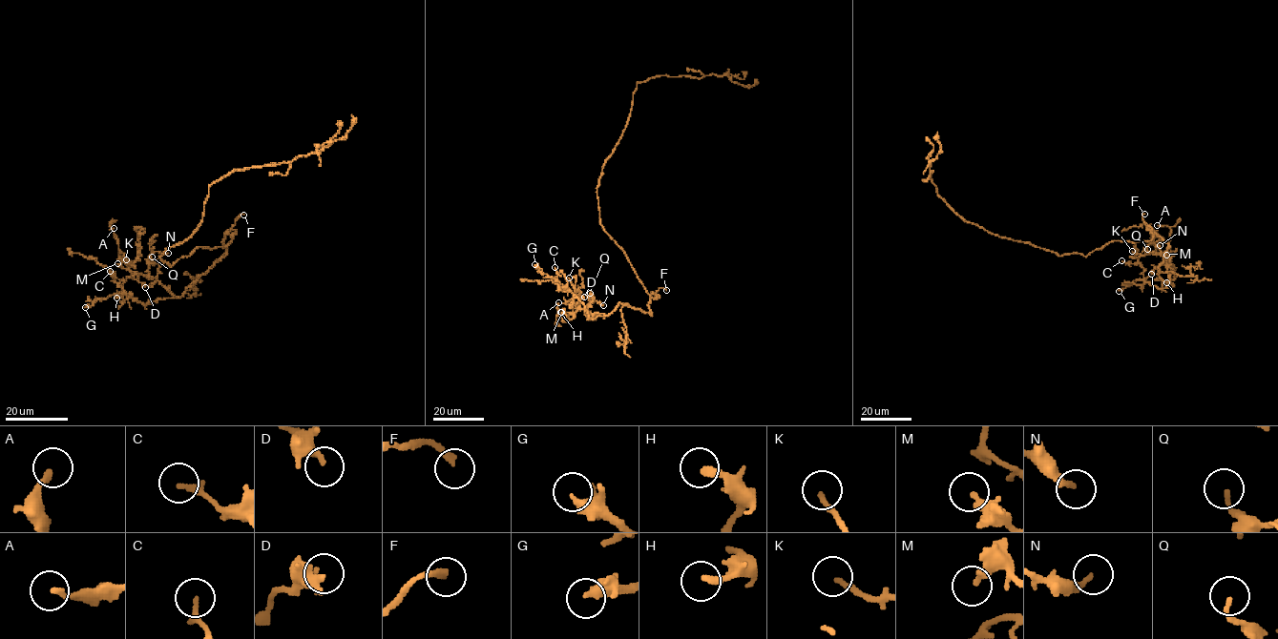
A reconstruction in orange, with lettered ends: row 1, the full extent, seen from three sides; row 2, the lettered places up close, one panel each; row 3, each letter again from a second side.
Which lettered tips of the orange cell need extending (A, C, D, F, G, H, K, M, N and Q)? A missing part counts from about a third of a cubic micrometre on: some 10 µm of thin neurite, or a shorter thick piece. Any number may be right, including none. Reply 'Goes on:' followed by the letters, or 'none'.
Goes on: F

